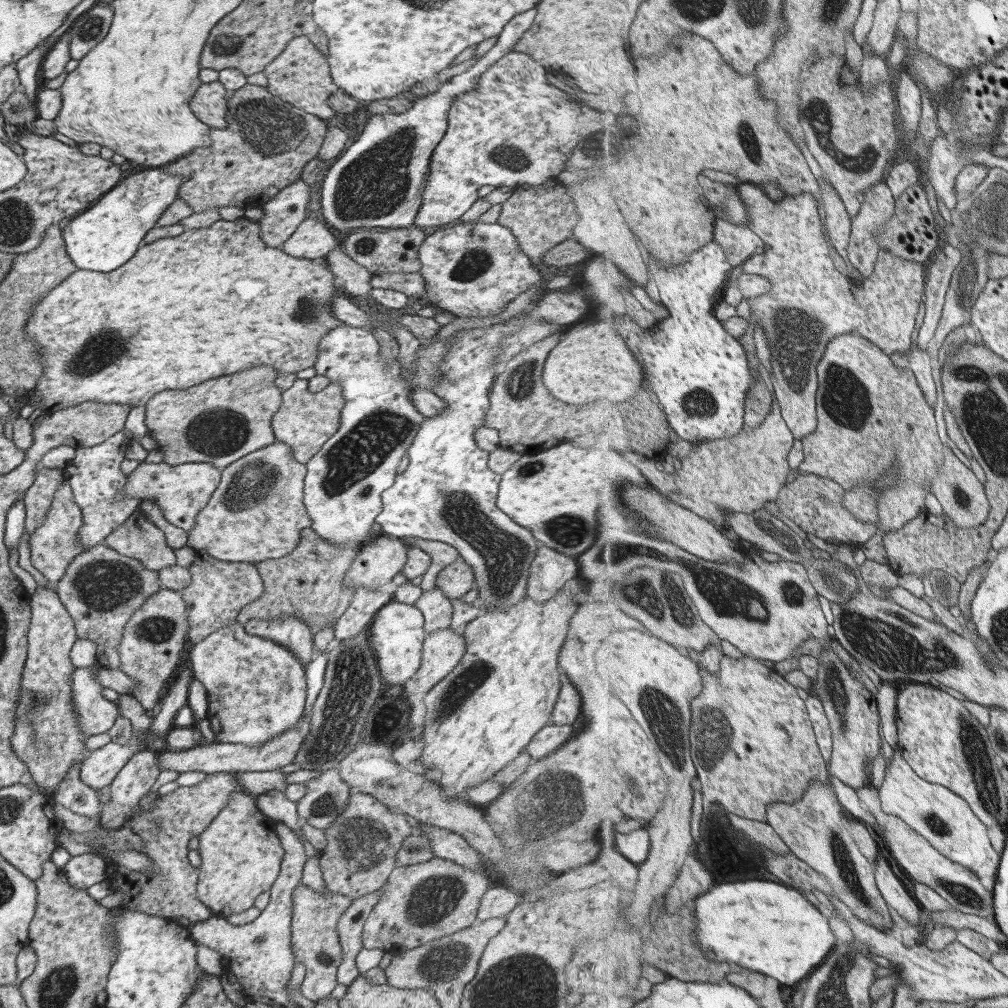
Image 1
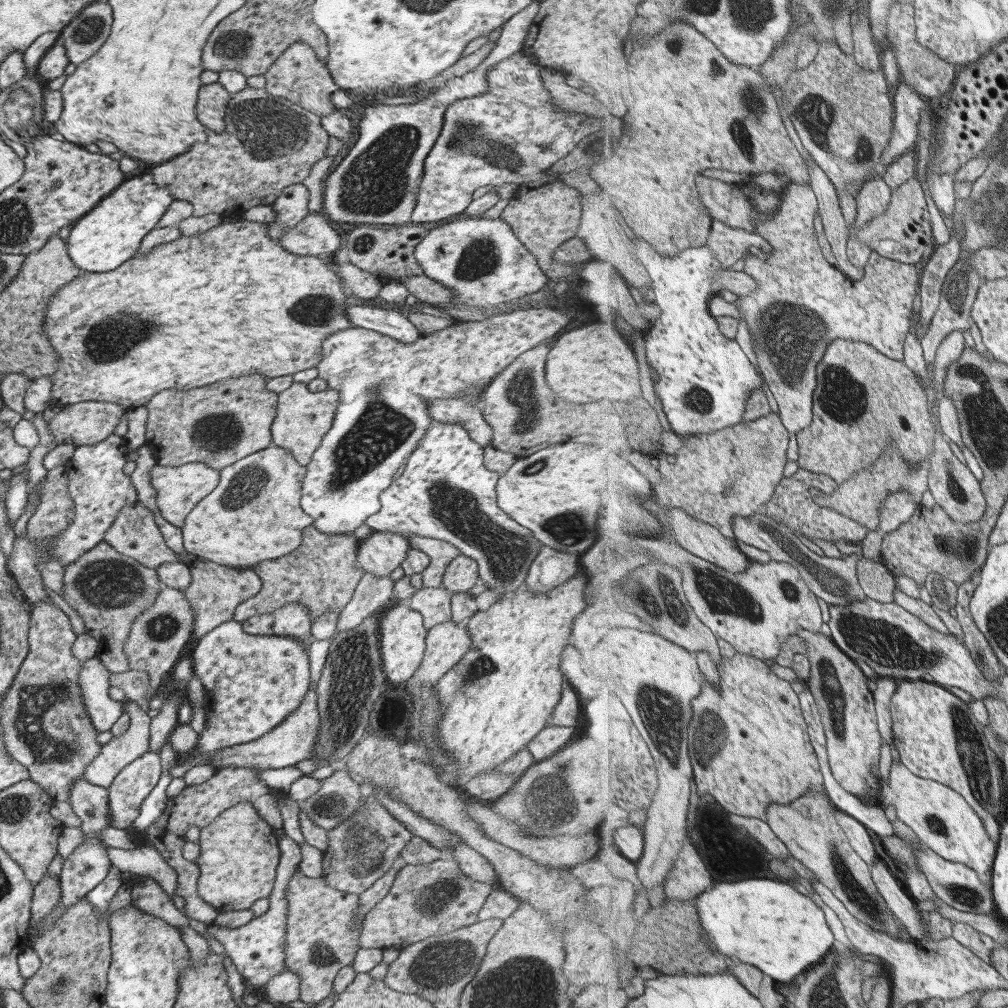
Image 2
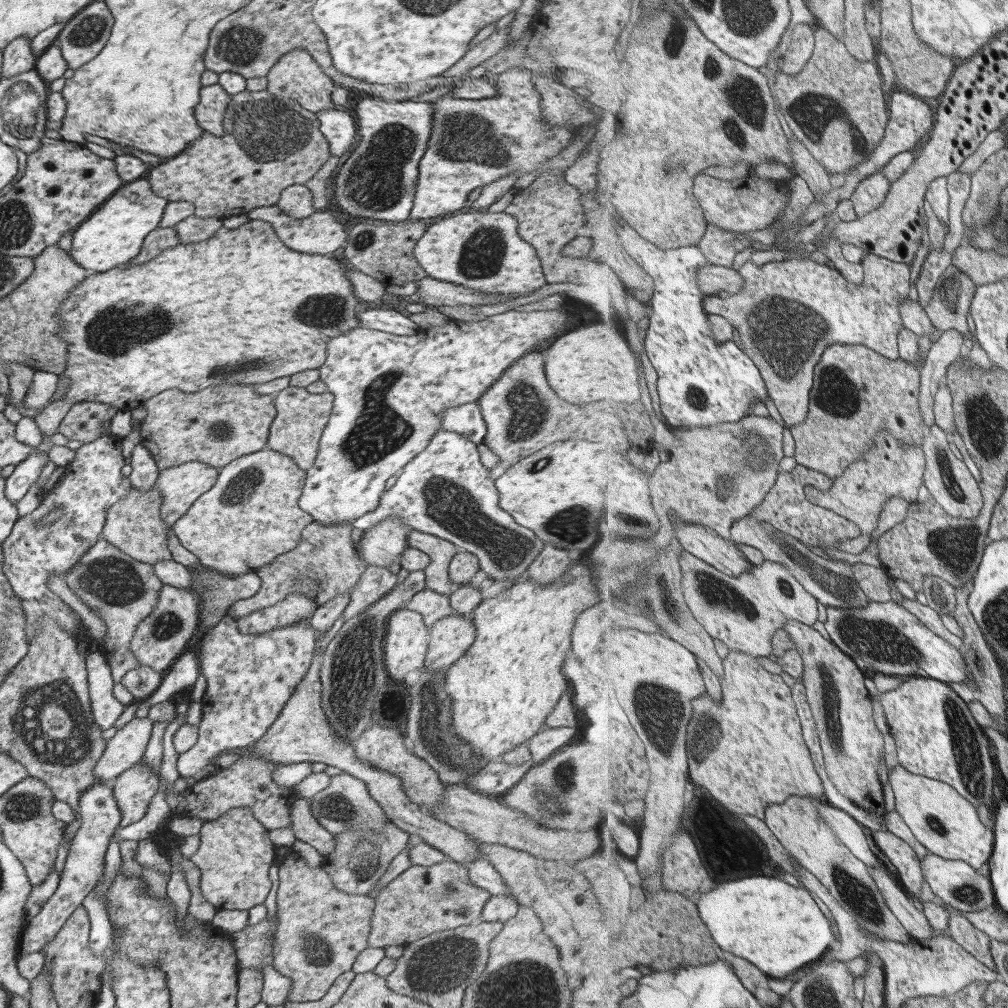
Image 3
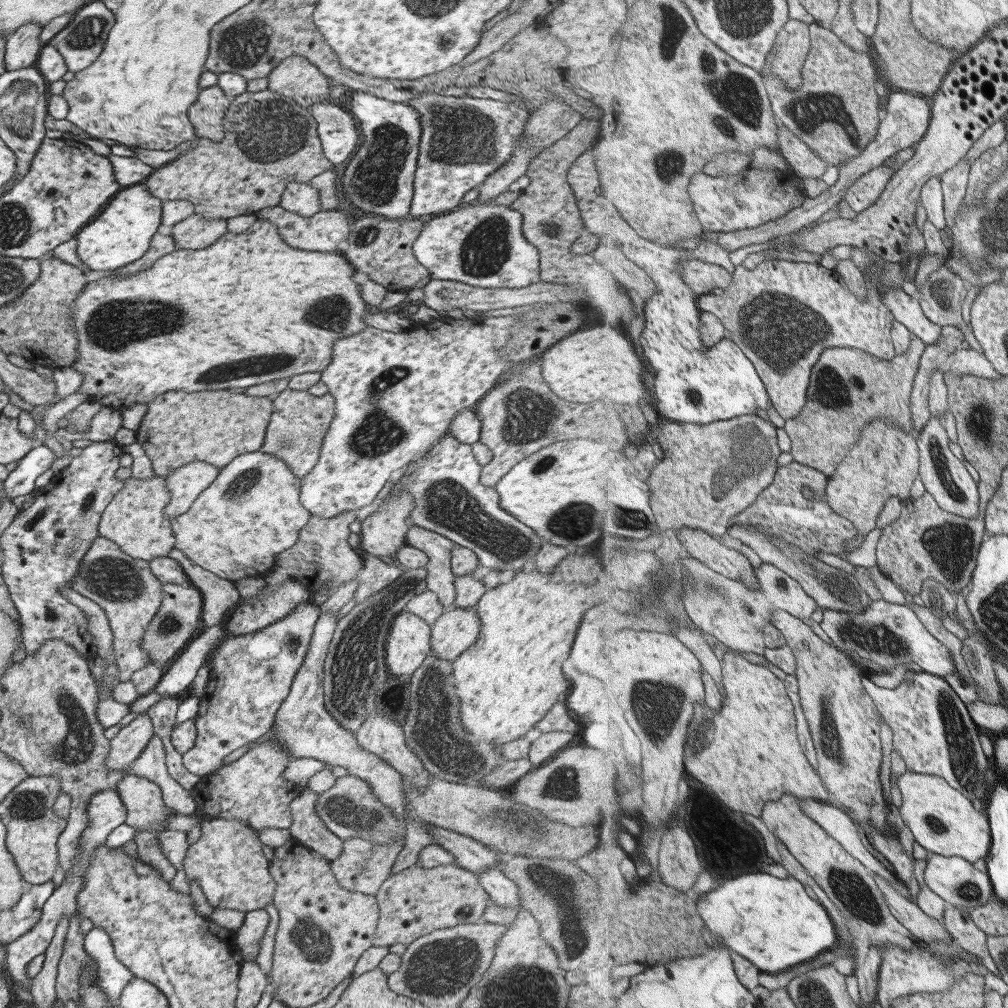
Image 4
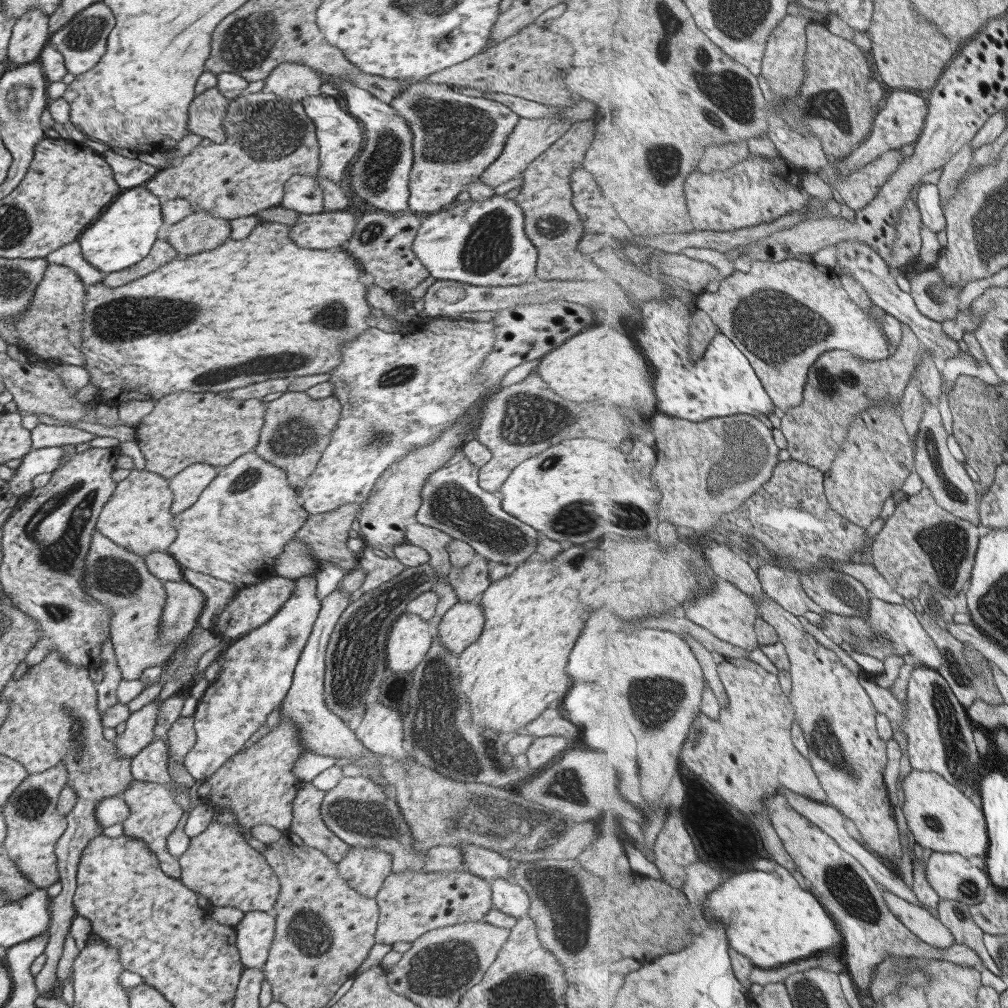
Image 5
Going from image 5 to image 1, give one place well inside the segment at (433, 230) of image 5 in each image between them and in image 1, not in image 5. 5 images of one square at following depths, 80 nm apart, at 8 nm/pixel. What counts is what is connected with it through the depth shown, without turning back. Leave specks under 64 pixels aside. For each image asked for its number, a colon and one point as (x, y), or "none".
1: (473, 269)
2: (480, 260)
3: (478, 250)
4: (481, 244)

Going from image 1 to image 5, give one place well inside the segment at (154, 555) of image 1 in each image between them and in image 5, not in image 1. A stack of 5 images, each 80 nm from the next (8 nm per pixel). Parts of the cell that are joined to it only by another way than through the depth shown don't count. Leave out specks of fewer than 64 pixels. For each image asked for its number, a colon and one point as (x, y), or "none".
2: (133, 533)
3: (133, 524)
4: (134, 520)
5: (136, 517)

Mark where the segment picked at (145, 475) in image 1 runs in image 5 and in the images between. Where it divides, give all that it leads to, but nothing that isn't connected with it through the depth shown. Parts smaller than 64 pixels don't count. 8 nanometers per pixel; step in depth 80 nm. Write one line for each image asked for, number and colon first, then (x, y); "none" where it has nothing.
2: (178, 489)
3: (179, 486)
4: (183, 484)
5: (186, 485)

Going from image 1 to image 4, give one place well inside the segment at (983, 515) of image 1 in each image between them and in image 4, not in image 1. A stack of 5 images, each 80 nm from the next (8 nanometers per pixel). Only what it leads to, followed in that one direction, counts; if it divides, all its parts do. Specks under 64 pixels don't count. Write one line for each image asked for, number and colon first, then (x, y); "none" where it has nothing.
2: (952, 484)
3: (949, 482)
4: (945, 477)

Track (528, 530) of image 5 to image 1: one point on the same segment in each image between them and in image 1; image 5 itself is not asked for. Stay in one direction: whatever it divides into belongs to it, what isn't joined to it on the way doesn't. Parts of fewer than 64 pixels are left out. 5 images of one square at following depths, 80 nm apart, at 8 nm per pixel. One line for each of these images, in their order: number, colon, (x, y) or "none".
1: (446, 493)
2: (444, 492)
3: (444, 490)
4: (447, 497)

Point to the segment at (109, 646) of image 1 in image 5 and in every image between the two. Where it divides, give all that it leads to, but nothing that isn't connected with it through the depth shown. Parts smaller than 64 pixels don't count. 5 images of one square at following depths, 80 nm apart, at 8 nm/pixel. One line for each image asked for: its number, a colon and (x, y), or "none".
2: (107, 590)
3: (122, 591)
4: (123, 587)
5: (118, 579)

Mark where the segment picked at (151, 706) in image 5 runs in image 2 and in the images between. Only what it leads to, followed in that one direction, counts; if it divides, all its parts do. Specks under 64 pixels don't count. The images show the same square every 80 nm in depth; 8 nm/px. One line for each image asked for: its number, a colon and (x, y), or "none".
2: (119, 751)
3: (126, 747)
4: (127, 744)

